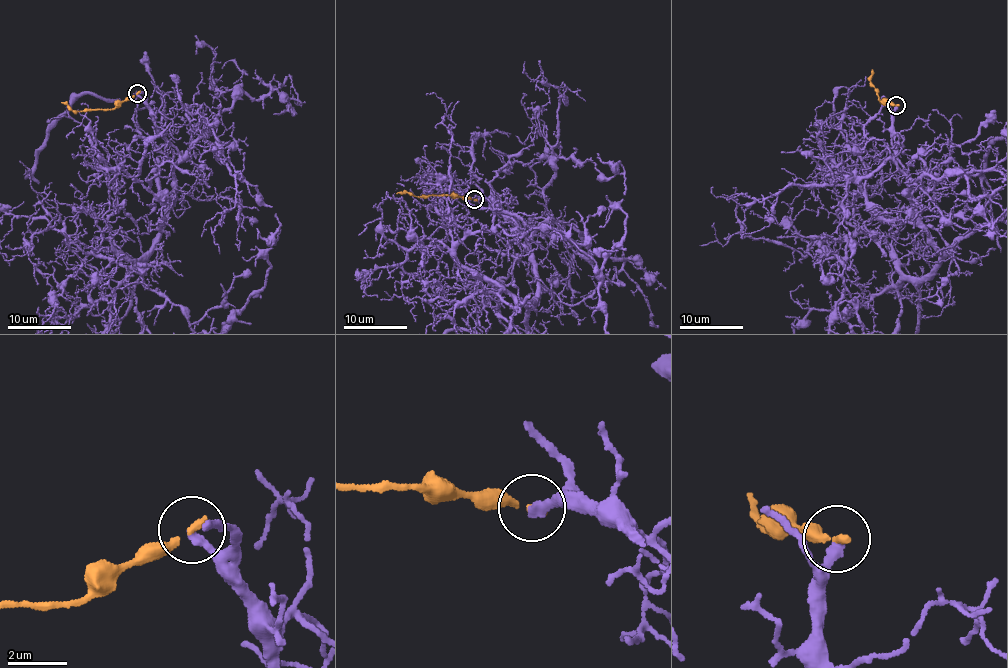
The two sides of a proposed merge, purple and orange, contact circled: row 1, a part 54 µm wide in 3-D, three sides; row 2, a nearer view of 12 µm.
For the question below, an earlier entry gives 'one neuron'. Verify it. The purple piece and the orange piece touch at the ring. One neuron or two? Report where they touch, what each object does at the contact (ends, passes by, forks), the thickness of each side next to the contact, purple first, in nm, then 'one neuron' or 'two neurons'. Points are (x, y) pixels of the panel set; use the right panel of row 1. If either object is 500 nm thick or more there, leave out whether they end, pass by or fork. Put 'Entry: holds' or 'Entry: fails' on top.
Entry: fails
place (896, 105); purple ends; orange ends; calibres 320 and 260 nm; two neurons

